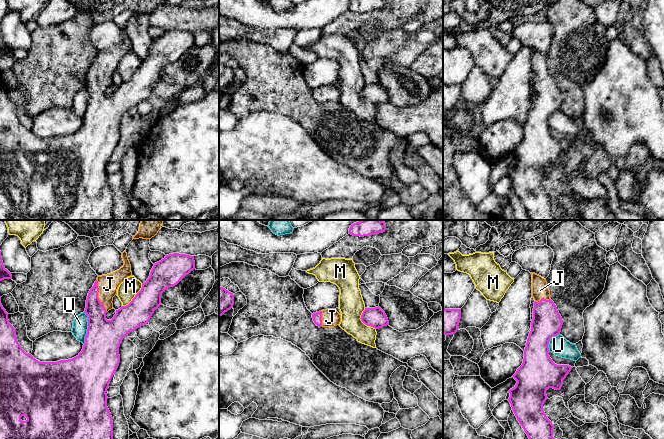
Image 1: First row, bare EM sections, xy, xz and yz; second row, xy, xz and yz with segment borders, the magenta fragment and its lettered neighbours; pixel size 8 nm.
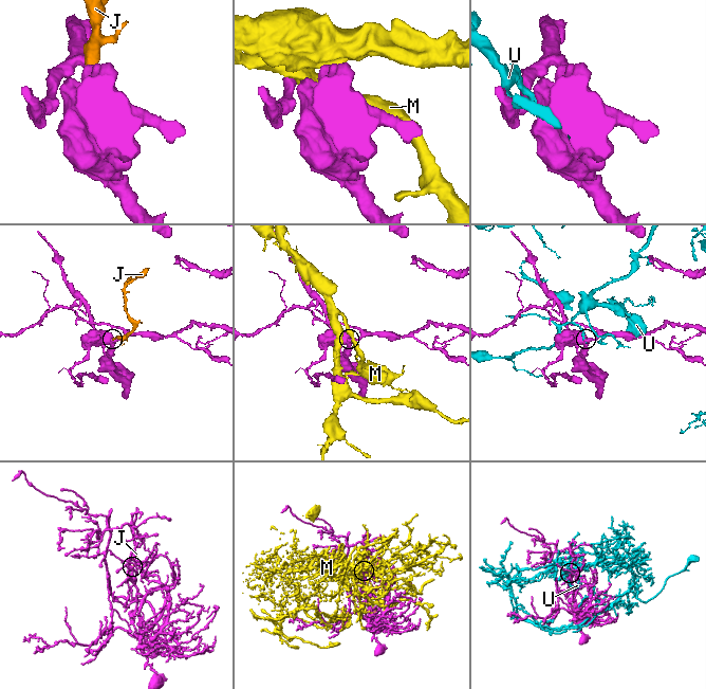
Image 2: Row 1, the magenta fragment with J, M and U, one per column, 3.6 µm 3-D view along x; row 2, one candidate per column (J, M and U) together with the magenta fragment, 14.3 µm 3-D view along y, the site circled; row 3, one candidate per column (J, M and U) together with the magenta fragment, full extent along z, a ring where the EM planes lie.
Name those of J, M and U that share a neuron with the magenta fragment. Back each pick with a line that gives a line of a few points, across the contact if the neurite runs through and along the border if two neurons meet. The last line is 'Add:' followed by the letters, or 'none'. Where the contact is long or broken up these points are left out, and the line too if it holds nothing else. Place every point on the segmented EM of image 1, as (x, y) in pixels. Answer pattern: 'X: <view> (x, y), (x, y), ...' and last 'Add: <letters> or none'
J: xy (99, 327), (97, 324), (97, 296), (108, 284)
Add: J

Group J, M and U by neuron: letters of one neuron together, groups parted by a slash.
J / M / U

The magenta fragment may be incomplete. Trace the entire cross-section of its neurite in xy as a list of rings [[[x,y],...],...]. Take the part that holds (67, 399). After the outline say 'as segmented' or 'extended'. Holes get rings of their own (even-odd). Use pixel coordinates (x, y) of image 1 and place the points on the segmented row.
[[[126,251],[122,253],[122,258],[124,261],[124,265],[119,270],[111,274],[98,276],[93,287],[88,293],[86,308],[84,311],[84,313],[88,316],[88,329],[85,336],[85,343],[79,355],[72,359],[60,360],[57,362],[40,362],[36,360],[31,354],[26,353],[17,341],[16,329],[9,323],[8,313],[3,308],[0,297],[0,439],[113,439],[113,421],[111,413],[107,407],[108,397],[106,392],[109,387],[110,381],[120,363],[120,344],[130,332],[135,331],[137,328],[146,325],[149,322],[154,311],[161,305],[161,296],[164,291],[170,287],[174,287],[175,285],[177,285],[186,275],[188,275],[195,269],[194,256],[179,253],[166,255],[164,259],[154,264],[149,278],[145,283],[142,284],[141,290],[135,295],[132,301],[128,305],[122,306],[120,309],[116,310],[116,314],[114,315],[114,317],[111,320],[107,320],[106,313],[109,310],[114,309],[112,301],[113,297],[117,294],[119,285],[127,277],[132,276],[131,265],[128,260]]] | extended

